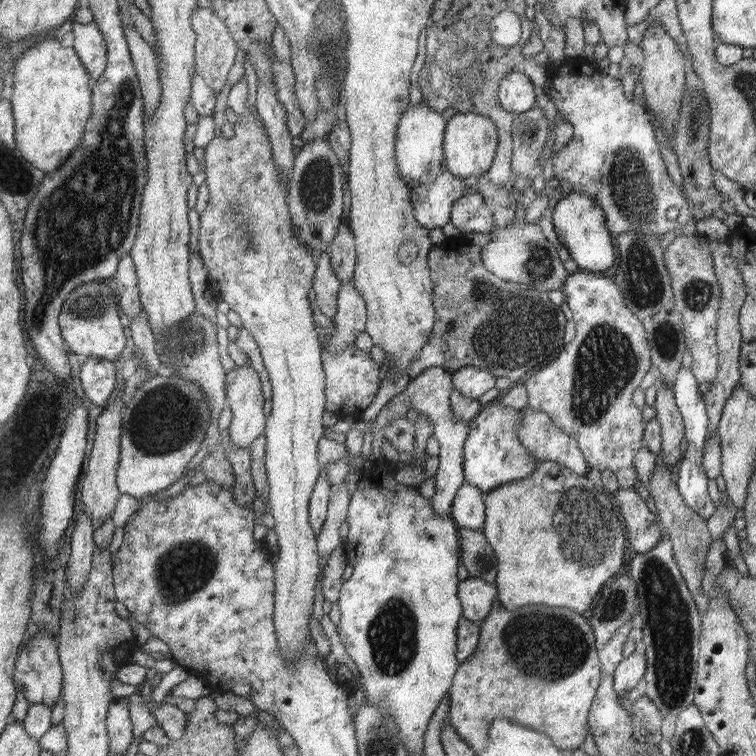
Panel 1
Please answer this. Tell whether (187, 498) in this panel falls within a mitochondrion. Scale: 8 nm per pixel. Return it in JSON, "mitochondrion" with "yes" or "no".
{"mitochondrion":"no"}

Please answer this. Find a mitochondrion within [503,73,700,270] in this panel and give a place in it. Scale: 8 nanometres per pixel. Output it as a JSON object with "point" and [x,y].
{"point":[634,192]}

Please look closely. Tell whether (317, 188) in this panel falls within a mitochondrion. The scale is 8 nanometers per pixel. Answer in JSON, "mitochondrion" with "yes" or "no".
{"mitochondrion":"yes"}

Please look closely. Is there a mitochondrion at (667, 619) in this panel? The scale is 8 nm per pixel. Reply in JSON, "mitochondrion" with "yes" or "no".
{"mitochondrion":"yes"}

